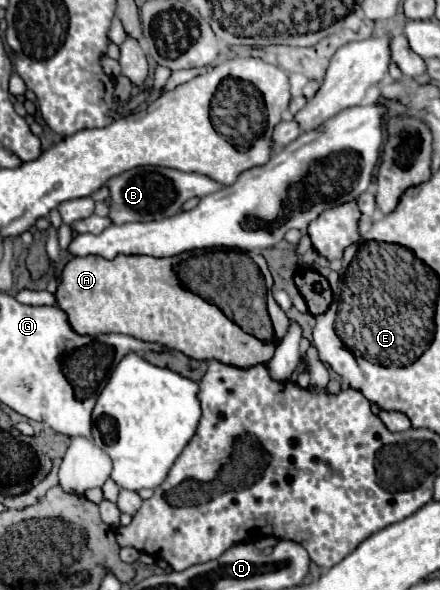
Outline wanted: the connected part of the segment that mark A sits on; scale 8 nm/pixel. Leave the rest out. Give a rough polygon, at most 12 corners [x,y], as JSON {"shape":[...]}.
{"shape":[[189,257],[72,258],[56,290],[78,334],[194,360],[276,350],[182,288]]}

